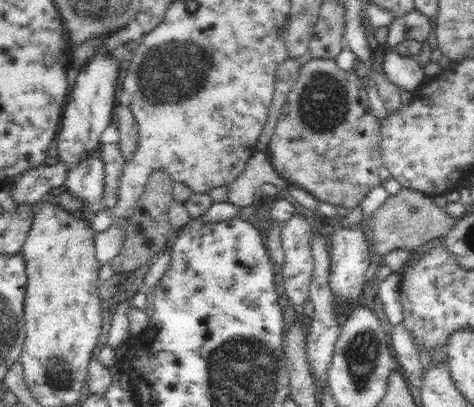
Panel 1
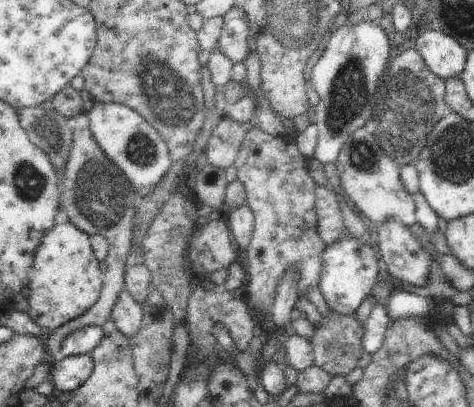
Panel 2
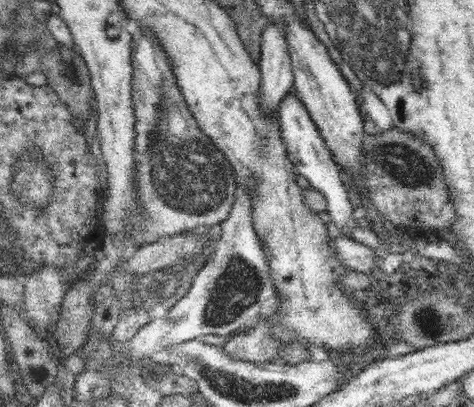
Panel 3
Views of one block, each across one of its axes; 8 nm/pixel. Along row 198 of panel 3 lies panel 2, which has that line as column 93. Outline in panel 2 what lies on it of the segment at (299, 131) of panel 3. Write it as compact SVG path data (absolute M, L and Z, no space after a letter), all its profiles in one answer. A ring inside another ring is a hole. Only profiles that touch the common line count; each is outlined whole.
M85 326L69 332L61 340L59 352L53 354L53 362L63 360L65 356L79 356L79 354L91 356L91 350L101 342L101 336L103 336L103 328L99 326Z

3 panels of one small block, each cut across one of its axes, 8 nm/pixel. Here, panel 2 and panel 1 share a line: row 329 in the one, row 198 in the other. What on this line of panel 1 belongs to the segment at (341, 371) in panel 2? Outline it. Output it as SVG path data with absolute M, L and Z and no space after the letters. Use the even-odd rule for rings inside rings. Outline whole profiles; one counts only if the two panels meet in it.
M309 60L301 66L297 82L285 96L281 114L275 122L273 136L265 148L275 172L287 180L287 184L299 186L315 200L341 206L345 210L357 208L367 192L383 182L383 164L379 150L379 118L373 116L367 102L367 88L361 86L355 72L343 72L335 66L335 60Z

